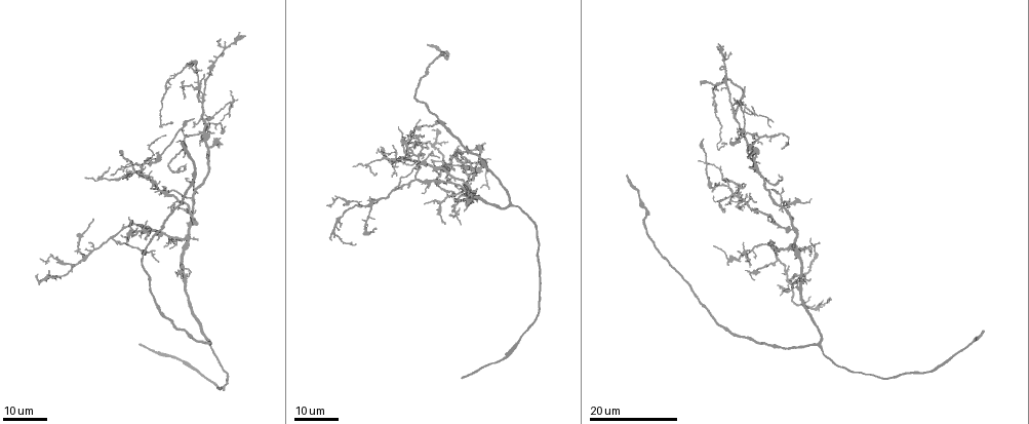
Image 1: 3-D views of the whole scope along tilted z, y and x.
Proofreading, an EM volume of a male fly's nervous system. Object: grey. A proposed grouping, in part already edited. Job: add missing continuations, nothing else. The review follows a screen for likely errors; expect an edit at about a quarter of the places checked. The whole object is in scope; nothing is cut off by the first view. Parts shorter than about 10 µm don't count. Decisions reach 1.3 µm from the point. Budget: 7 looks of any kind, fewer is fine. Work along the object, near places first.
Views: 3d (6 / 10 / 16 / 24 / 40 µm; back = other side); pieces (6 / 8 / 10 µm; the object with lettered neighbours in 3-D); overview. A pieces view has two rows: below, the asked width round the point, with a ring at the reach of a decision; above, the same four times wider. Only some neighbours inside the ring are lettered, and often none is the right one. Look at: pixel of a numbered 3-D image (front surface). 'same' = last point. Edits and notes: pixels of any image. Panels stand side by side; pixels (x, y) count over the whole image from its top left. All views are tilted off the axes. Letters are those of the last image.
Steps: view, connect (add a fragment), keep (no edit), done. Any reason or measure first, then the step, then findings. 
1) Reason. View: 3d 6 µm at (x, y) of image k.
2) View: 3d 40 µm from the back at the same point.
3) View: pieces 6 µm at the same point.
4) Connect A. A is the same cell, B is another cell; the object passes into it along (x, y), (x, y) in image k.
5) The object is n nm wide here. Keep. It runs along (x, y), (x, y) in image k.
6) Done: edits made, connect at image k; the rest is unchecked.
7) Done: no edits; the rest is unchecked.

Tapers out. View: 3d 16 µm at (462, 157) of image 1.

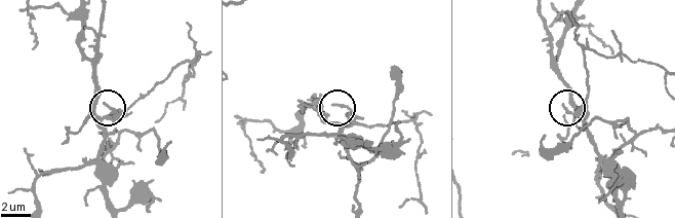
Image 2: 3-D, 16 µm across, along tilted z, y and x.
See the neighbours. View: pieces 6 µm at (334, 104) of image 2.

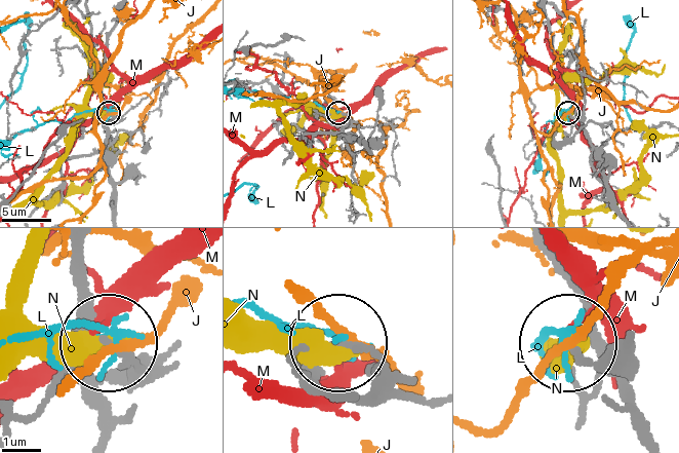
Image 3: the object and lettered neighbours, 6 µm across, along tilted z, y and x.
Keep. J, L, M and N are other cells; it runs along (652, 437), (624, 371), (572, 340) in image 3; none of them fits.

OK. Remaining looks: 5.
Long arm stops here. View: 3d 16 µm at (427, 46) of image 1.

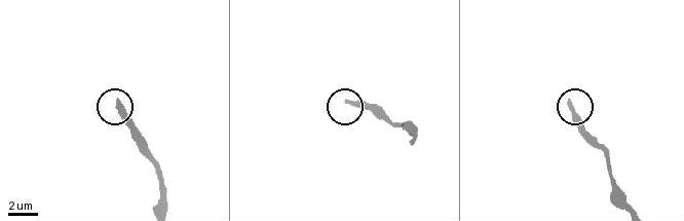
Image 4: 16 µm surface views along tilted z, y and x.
View: pieces 8 µm at (116, 102) of image 4.

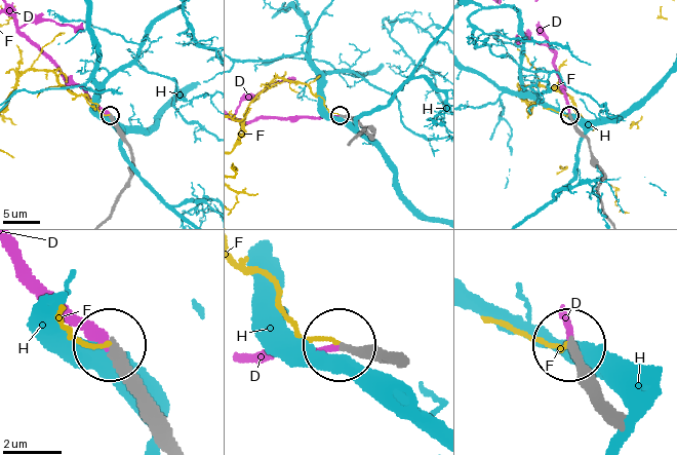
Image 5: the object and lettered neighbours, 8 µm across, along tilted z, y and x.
Connect D. D is the same cell, F and H are other cells; the object passes into it along (163, 429), (126, 362), (90, 338), (17, 263) in image 5; it goes on there.

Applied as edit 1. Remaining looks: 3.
View: overview.

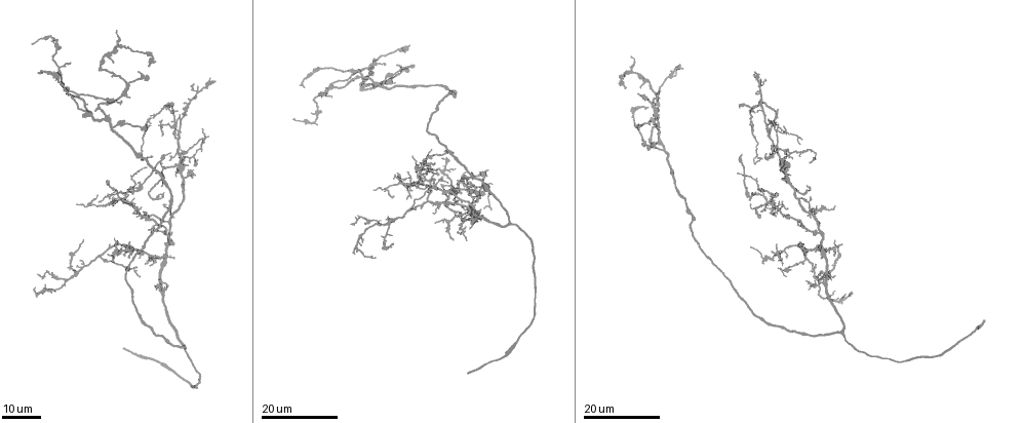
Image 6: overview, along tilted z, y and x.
Thin end. View: 3d 24 µm at (160, 119) of image 6.

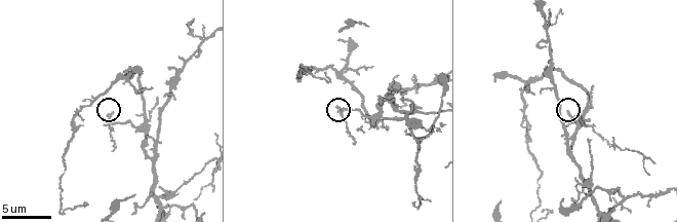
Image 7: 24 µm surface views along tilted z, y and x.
View: pieces 8 µm at (567, 112) of image 7.

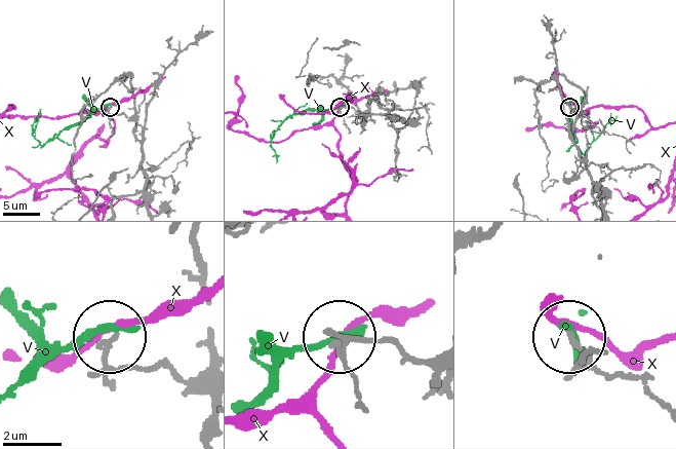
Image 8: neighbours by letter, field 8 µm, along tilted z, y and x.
Keep. V and X are other cells; no lettered fragment goes on from it.

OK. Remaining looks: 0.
Done: edits made, connect at image 5; the rest is unchecked.

